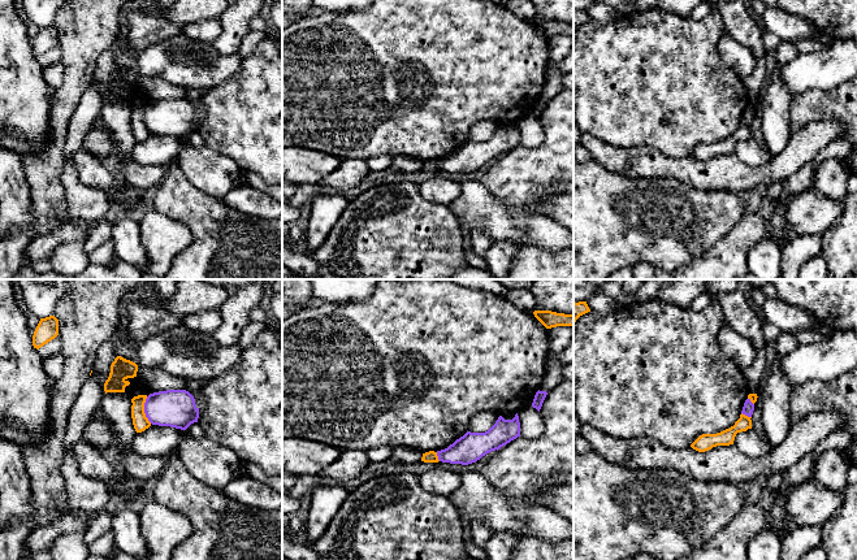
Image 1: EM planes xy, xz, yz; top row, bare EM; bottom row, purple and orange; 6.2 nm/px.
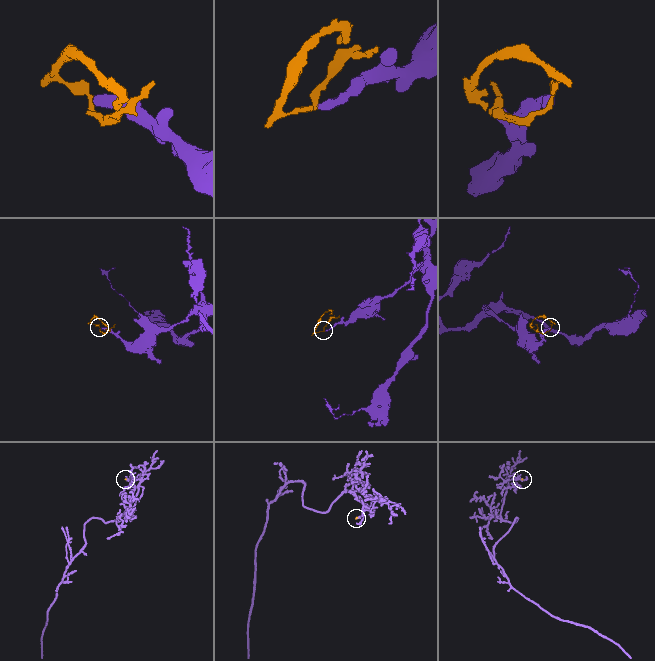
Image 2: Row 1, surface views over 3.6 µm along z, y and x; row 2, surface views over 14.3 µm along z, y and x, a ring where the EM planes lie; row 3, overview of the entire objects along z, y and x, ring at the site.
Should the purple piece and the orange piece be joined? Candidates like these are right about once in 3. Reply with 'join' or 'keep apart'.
keep apart

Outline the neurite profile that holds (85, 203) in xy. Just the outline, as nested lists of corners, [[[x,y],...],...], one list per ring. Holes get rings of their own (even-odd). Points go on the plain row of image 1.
[[[111,49],[98,57],[92,82],[82,95],[69,122],[60,181],[65,191],[65,207],[70,221],[82,220],[98,223],[113,213],[109,194],[82,183],[72,157],[78,149],[82,149],[85,136],[100,117],[100,110],[105,103],[104,92],[109,86],[111,74],[116,66],[116,57]]]

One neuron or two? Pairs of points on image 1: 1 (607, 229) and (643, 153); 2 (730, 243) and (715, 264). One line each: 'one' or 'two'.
1: two
2: one

